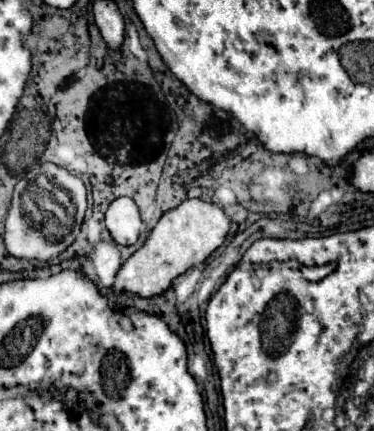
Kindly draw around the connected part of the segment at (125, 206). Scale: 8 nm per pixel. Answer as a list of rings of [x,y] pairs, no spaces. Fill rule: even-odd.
[[[117,197],[109,205],[105,213],[105,225],[119,245],[133,245],[139,233],[145,229],[145,223],[139,217],[139,209],[131,197]]]

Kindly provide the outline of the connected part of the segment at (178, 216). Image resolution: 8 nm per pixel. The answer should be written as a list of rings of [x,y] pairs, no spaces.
[[[185,199],[179,207],[169,209],[151,229],[143,247],[139,247],[119,269],[115,277],[115,293],[127,289],[141,297],[153,297],[169,289],[171,281],[189,267],[203,263],[229,233],[229,219],[221,207],[201,199]]]

